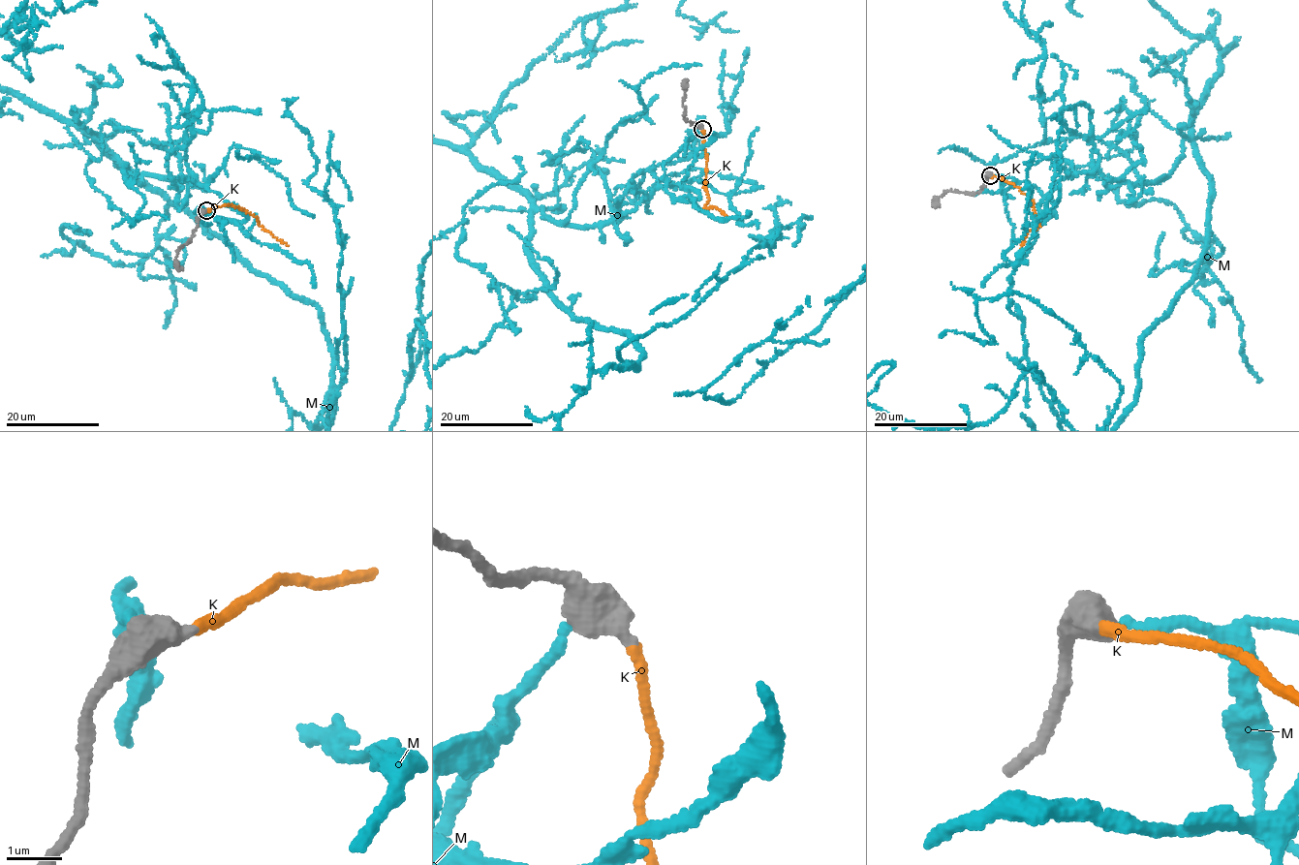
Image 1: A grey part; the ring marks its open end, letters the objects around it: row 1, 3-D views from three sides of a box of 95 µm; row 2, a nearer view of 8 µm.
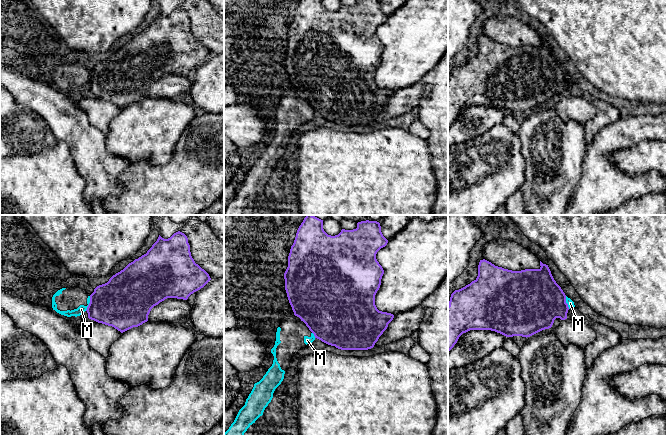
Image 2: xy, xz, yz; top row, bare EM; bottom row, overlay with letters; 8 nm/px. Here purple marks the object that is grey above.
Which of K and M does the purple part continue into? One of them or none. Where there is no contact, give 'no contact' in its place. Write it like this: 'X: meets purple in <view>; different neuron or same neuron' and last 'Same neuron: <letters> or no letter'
K: no contact; same neuron
M: meets purple in xy; different neuron
Same neuron: K

